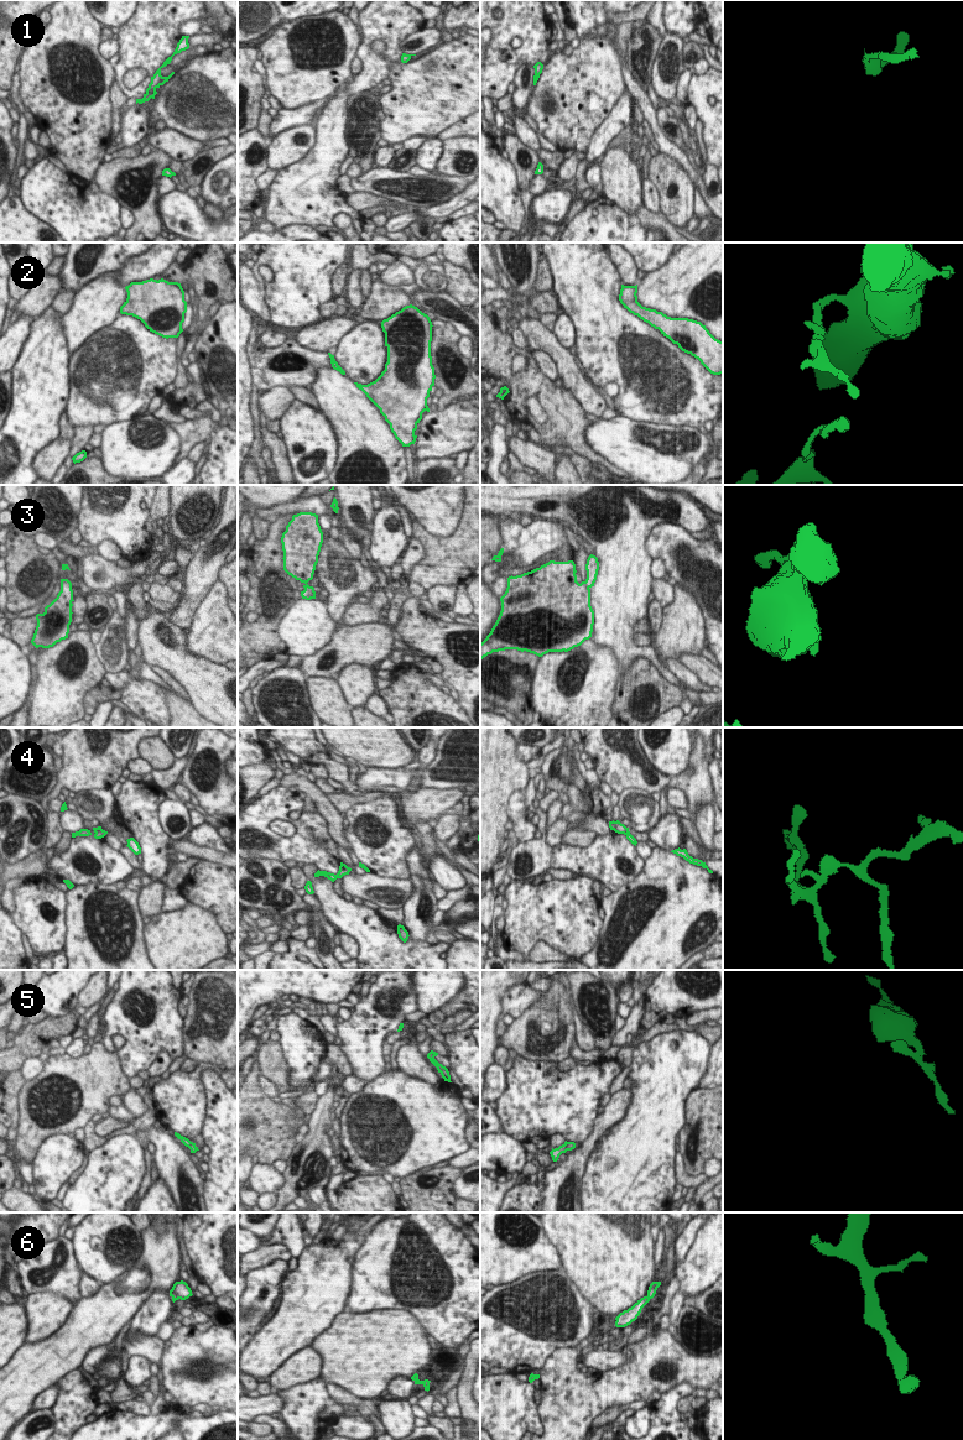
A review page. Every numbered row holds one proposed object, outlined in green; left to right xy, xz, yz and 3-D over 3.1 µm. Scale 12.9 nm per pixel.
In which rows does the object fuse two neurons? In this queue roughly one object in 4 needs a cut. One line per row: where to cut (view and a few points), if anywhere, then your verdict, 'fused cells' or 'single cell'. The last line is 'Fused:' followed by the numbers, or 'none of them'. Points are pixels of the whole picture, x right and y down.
1: no cut; single cell
2: no cut; single cell
3: no cut; single cell
4: no cut; single cell
5: cut in yz along (567, 1142), (566, 1149); fused cells
6: no cut; single cell
Fused: 5

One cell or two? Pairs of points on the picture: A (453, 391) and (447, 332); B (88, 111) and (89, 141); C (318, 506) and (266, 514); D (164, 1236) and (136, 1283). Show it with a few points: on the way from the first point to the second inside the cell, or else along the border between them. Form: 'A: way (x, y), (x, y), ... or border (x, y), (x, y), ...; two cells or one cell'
A: way (442, 376), (441, 365), (436, 355), (442, 347); one cell
B: way (88, 119), (88, 134); one cell
C: way (306, 506), (291, 506), (279, 510); one cell
D: way (160, 1247), (160, 1260), (147, 1272); one cell

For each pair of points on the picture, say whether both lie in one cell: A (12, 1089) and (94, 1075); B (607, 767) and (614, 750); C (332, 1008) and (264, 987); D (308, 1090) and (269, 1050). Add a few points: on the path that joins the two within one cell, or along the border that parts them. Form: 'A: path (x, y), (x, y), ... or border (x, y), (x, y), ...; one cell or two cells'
A: border (25, 1081), (19, 1091), (17, 1116); two cells
B: path (610, 763), (614, 760), (614, 754); one cell
C: border (337, 1002), (328, 1002), (326, 1005); two cells
D: path (295, 1089), (291, 1089), (284, 1081), (272, 1064); one cell

